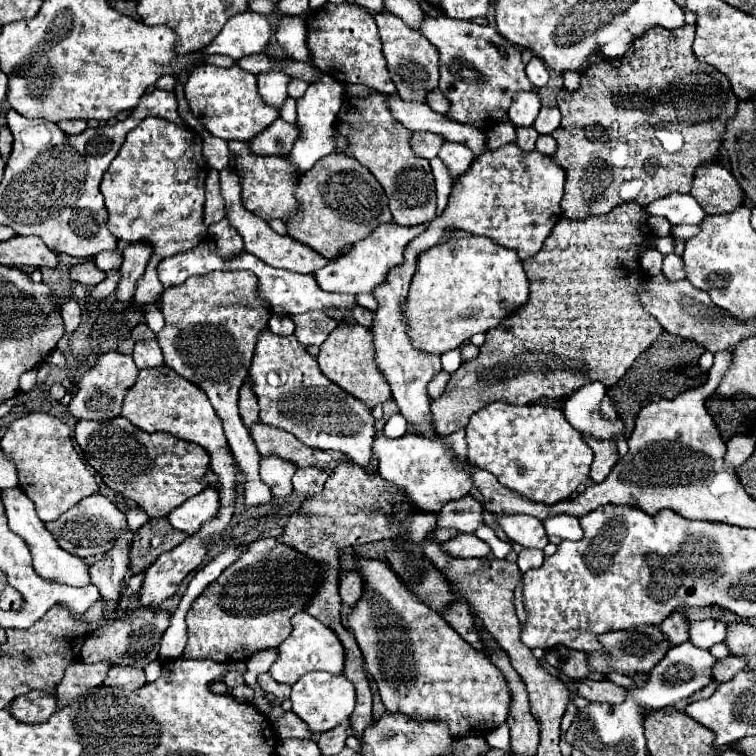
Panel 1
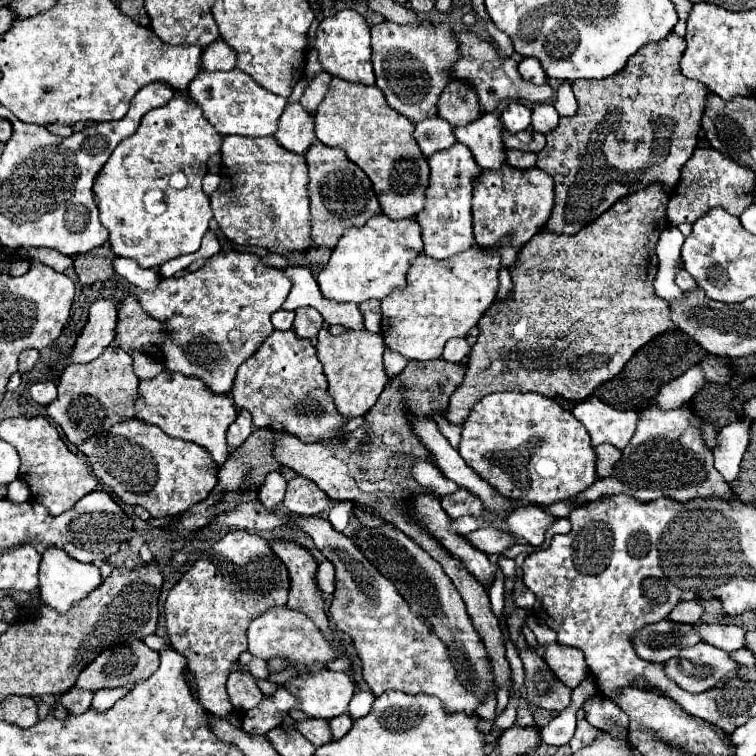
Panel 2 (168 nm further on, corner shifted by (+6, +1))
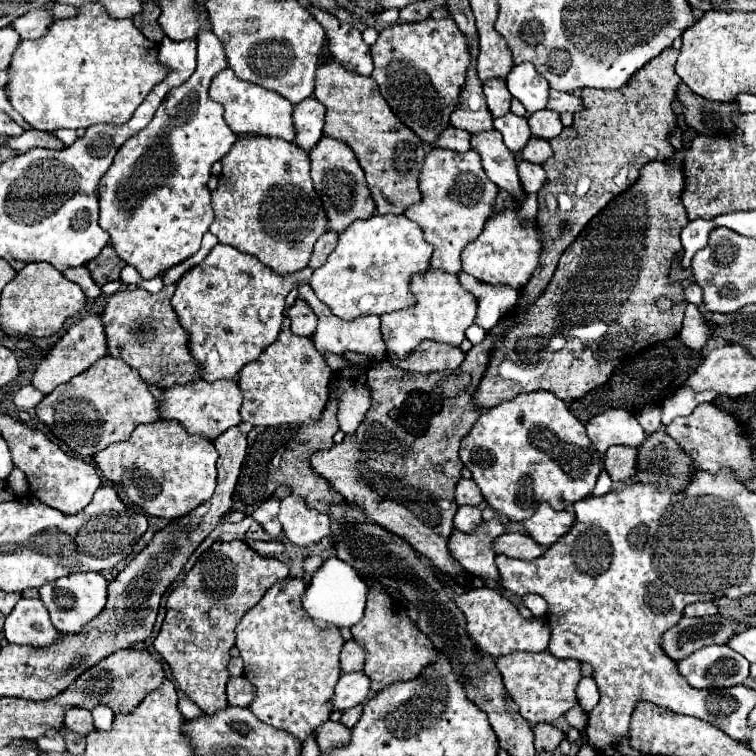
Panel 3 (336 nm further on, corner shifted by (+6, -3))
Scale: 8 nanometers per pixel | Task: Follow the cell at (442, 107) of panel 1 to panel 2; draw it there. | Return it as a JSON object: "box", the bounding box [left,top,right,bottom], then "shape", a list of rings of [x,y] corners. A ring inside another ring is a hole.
{"box":[437,82,479,126],"shape":[[[449,82],[439,96],[437,116],[447,120],[451,126],[465,126],[477,120],[479,118],[477,94],[463,82]]]}

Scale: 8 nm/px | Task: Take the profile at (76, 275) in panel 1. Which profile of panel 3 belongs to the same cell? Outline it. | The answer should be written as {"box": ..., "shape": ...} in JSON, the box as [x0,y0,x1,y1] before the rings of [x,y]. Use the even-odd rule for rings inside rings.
{"box":[87,246,127,286],"shape":[[[105,246],[103,252],[101,252],[95,260],[91,260],[91,262],[87,264],[93,280],[95,280],[99,286],[103,286],[103,284],[107,284],[107,282],[113,282],[113,280],[119,280],[119,272],[121,272],[125,266],[127,266],[127,264],[115,254],[115,248],[113,248],[113,246]]]}

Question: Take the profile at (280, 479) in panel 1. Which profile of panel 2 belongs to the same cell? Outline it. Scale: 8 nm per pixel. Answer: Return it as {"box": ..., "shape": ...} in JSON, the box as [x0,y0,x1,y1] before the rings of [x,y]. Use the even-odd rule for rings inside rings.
{"box":[261,470,287,512],"shape":[[[273,470],[269,476],[265,476],[265,482],[261,486],[261,496],[263,496],[261,504],[271,512],[277,510],[277,506],[285,496],[285,488],[287,488],[287,480],[279,470]]]}

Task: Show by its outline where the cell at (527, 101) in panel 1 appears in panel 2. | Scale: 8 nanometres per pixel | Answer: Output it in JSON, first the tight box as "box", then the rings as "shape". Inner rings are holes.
{"box":[501,102,531,132],"shape":[[[509,102],[501,114],[501,122],[509,132],[521,132],[531,124],[531,110],[521,102]]]}

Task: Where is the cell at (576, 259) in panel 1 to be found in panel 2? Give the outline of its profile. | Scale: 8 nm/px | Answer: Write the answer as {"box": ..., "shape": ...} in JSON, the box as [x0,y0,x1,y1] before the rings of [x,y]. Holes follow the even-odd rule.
{"box":[443,184,673,424],"shape":[[[653,184],[651,188],[617,200],[601,218],[583,226],[573,236],[549,230],[535,234],[533,240],[519,252],[517,264],[509,268],[513,280],[511,292],[505,300],[495,302],[493,308],[489,308],[479,320],[479,336],[471,348],[465,378],[453,392],[443,416],[451,424],[463,424],[475,402],[501,390],[525,390],[547,398],[561,396],[577,402],[585,400],[597,386],[615,378],[641,346],[645,346],[651,338],[671,330],[673,322],[669,320],[669,306],[653,292],[653,278],[657,274],[655,244],[659,232],[669,226],[665,218],[667,202],[669,196],[661,192],[657,184]],[[523,318],[527,320],[527,336],[523,346],[515,348],[509,360],[503,360],[501,350],[511,340],[513,326]]]}

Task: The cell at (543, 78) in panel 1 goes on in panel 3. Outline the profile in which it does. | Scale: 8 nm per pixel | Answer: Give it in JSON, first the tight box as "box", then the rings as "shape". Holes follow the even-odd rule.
{"box":[505,62,549,114],"shape":[[[529,62],[517,64],[505,80],[507,80],[507,88],[513,94],[513,98],[517,98],[527,108],[529,114],[539,112],[547,106],[549,84],[533,68],[533,64],[529,64]]]}

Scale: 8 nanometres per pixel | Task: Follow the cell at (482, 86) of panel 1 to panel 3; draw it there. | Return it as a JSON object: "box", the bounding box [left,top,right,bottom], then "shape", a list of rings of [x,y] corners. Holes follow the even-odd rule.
{"box":[547,90,583,114],"shape":[[[551,90],[547,108],[553,110],[553,112],[559,112],[559,114],[563,114],[563,112],[575,114],[577,110],[583,108],[583,104],[581,104],[581,98],[575,96],[575,94],[571,94],[571,92],[557,92],[557,90]]]}

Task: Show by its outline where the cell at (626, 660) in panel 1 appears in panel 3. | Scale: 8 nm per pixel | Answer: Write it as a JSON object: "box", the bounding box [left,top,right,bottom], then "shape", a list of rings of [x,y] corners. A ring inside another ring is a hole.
{"box":[663,616,737,660],"shape":[[[715,616],[683,618],[675,628],[663,634],[663,650],[673,660],[683,660],[695,650],[709,644],[727,644],[737,634],[737,620]]]}

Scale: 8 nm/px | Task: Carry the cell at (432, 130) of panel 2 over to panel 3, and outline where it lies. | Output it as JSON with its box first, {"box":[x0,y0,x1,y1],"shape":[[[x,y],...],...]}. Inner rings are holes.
{"box":[433,126,471,152],"shape":[[[449,126],[433,146],[435,148],[449,148],[455,152],[467,152],[467,150],[471,150],[471,134]]]}

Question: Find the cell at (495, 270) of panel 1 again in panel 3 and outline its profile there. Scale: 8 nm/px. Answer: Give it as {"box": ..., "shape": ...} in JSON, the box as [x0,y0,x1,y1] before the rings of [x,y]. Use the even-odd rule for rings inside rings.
{"box":[381,268,477,358],"shape":[[[429,268],[425,276],[413,278],[411,292],[417,298],[417,304],[413,308],[397,310],[381,316],[381,334],[387,352],[405,358],[423,340],[435,340],[435,342],[459,346],[465,340],[465,330],[473,324],[477,312],[477,300],[461,288],[459,278],[455,274]]]}

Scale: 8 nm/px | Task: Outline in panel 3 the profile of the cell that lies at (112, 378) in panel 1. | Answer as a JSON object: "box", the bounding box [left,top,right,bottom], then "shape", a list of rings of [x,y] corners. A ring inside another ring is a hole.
{"box":[35,356,161,458],"shape":[[[103,356],[91,368],[47,394],[37,404],[35,412],[53,436],[83,458],[93,458],[93,454],[101,452],[109,444],[129,438],[139,424],[161,420],[157,400],[149,392],[147,384],[133,368],[113,356]]]}

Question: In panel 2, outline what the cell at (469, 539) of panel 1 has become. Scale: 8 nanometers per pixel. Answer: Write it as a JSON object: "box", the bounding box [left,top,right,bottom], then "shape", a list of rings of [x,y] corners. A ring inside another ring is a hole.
{"box":[465,526,517,556],"shape":[[[493,526],[479,528],[477,532],[471,532],[469,536],[465,536],[465,540],[471,542],[471,544],[473,544],[475,548],[479,548],[481,552],[485,552],[487,556],[503,554],[507,548],[511,548],[511,546],[517,542],[509,532],[495,530]]]}

